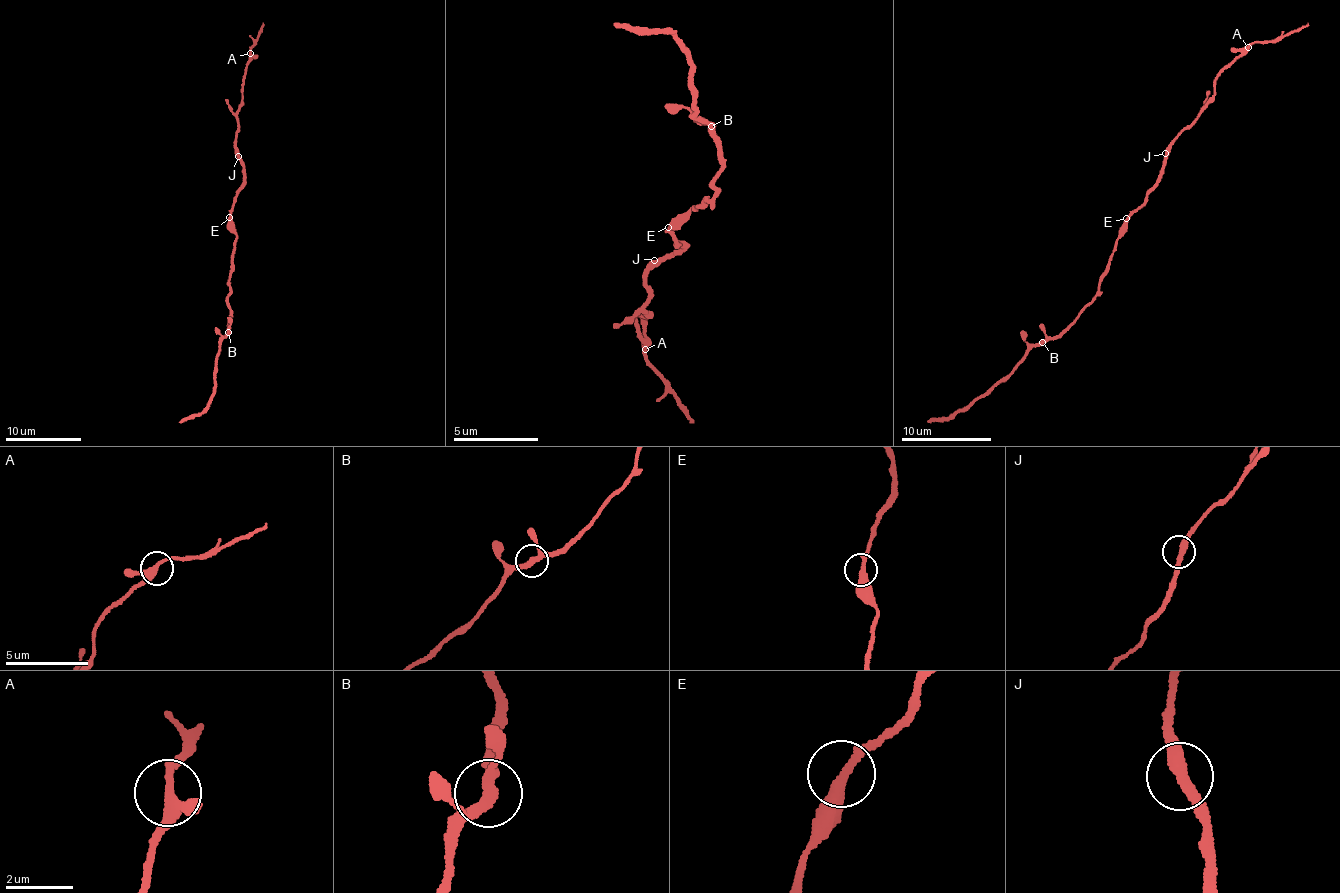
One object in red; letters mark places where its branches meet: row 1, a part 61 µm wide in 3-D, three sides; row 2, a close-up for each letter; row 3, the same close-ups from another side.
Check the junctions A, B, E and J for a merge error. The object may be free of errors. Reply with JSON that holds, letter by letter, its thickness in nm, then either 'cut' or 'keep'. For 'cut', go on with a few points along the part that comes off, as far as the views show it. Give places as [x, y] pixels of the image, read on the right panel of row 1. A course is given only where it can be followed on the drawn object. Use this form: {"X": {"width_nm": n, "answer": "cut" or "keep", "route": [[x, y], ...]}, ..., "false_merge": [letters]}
{"A": {"width_nm": 280, "answer": "keep"}, "B": {"width_nm": 280, "answer": "keep"}, "E": {"width_nm": 320, "answer": "keep"}, "J": {"width_nm": 320, "answer": "keep"}, "false_merge": []}

